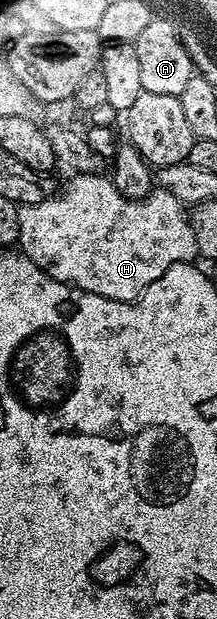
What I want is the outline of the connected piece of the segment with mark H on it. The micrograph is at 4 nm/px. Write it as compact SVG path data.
M103 174L73 175L67 180L68 188L65 189L64 195L56 195L53 199L52 196L45 198L43 203L35 203L33 207L20 207L18 210L18 233L20 234L18 247L26 258L34 261L34 265L38 265L50 277L54 277L58 281L68 283L70 286L82 289L86 293L94 293L123 303L132 303L140 298L140 294L146 288L154 285L154 281L158 281L158 277L162 277L162 273L166 273L166 269L170 269L170 265L190 263L197 258L198 252L194 241L194 229L185 204L180 203L178 197L174 197L169 191L154 189L148 194L147 199L127 199L122 197L122 193L118 193L115 182L111 178L104 178Z

